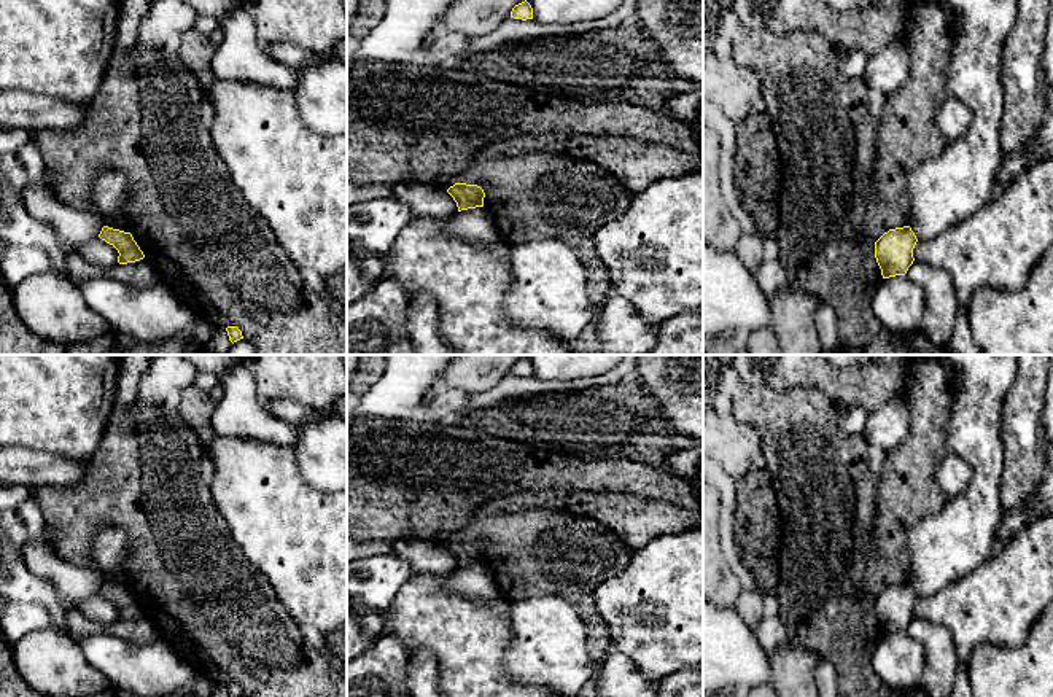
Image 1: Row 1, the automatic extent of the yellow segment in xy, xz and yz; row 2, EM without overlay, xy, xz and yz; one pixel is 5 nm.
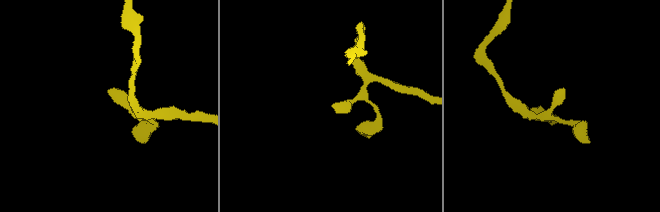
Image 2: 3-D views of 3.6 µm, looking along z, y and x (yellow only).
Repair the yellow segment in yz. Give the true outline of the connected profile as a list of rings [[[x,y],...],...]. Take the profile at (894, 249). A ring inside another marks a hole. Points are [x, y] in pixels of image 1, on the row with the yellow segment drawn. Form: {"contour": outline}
{"contour": [[[910,226],[889,229],[875,242],[875,258],[883,278],[905,275],[913,264],[918,239]]]}

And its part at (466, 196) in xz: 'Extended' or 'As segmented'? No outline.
As segmented

